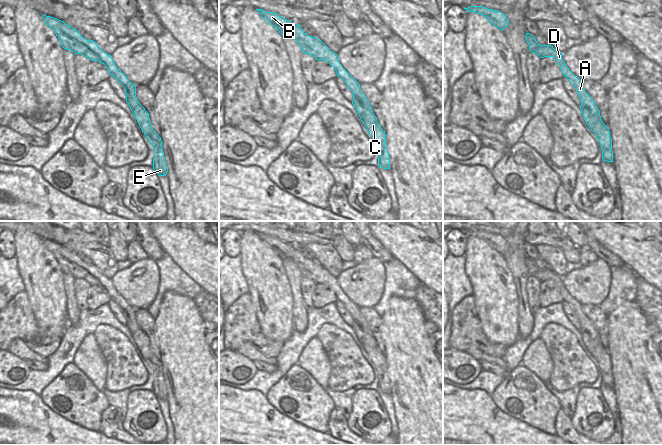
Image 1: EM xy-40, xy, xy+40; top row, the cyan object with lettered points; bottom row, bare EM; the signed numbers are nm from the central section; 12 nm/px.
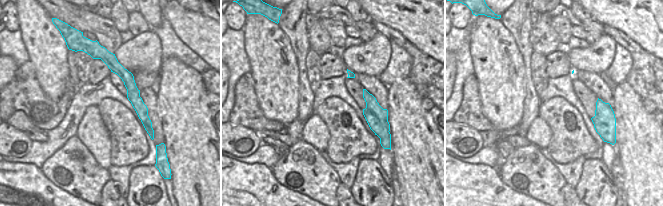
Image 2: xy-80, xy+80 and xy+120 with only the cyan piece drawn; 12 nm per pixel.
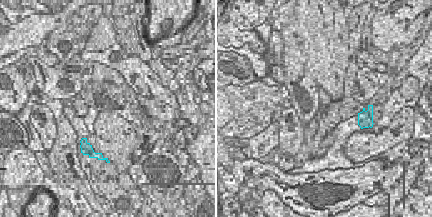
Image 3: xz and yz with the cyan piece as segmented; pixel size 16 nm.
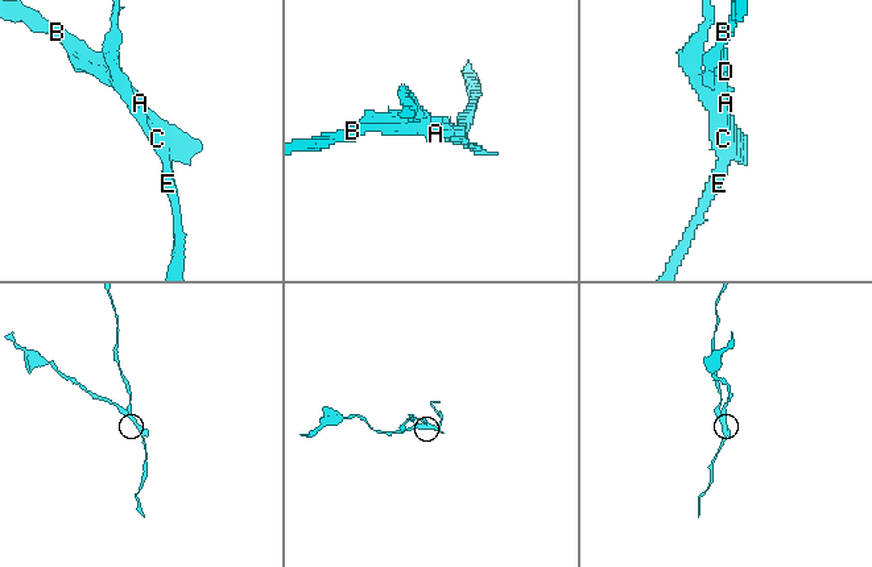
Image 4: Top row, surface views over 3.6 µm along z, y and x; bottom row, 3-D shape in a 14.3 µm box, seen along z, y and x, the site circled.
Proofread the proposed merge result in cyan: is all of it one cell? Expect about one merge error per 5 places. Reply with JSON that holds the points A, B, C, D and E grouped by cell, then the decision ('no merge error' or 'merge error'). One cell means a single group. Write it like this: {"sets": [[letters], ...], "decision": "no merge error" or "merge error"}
{"sets": [["A", "B", "D"], ["C", "E"]], "decision": "merge error"}

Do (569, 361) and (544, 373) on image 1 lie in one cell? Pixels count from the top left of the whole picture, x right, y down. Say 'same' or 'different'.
different

